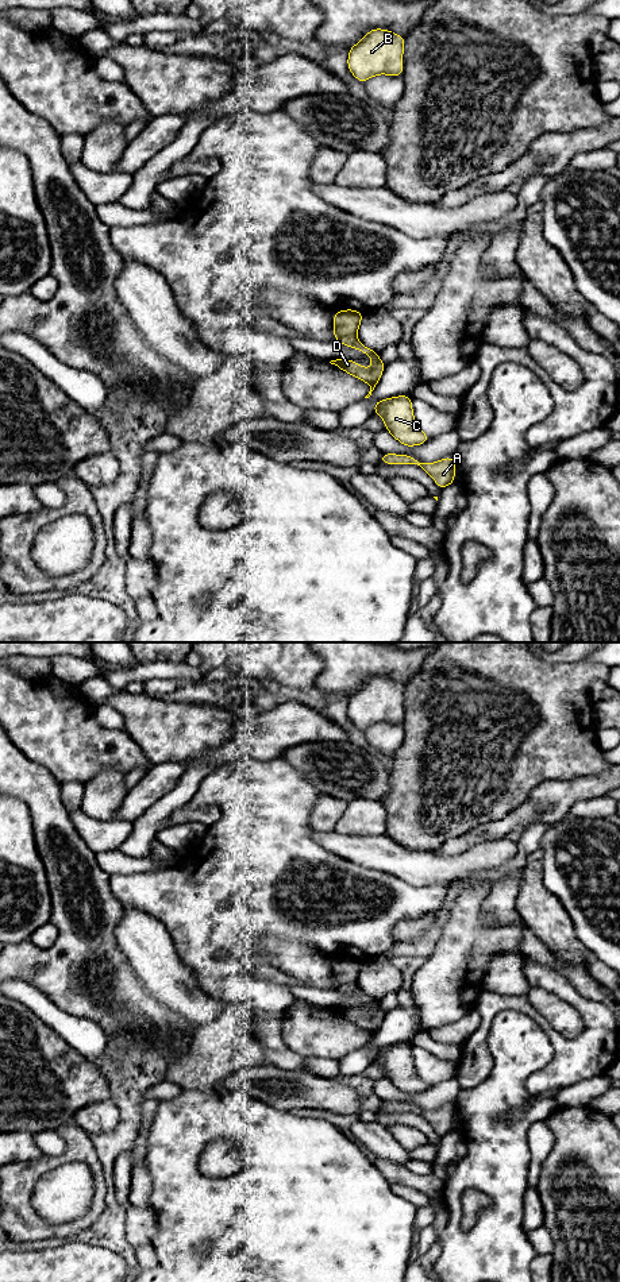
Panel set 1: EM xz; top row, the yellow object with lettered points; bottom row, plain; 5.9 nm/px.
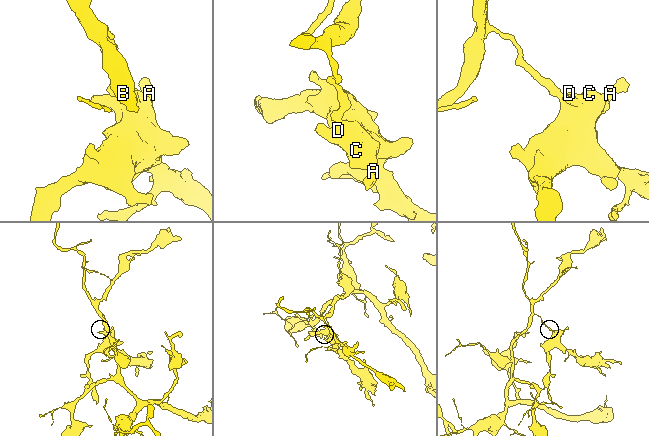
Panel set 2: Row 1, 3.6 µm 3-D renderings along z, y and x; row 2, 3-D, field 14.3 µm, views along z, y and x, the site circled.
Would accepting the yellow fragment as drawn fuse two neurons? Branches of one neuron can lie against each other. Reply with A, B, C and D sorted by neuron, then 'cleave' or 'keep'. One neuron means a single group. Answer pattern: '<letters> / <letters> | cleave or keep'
A C D / B | cleave

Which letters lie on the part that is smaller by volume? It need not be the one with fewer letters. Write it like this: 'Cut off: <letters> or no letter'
Cut off: A, C, D

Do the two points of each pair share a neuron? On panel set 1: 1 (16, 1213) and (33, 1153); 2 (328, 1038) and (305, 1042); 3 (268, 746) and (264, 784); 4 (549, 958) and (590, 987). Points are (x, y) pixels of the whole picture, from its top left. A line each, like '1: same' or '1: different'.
1: different
2: same
3: different
4: same

